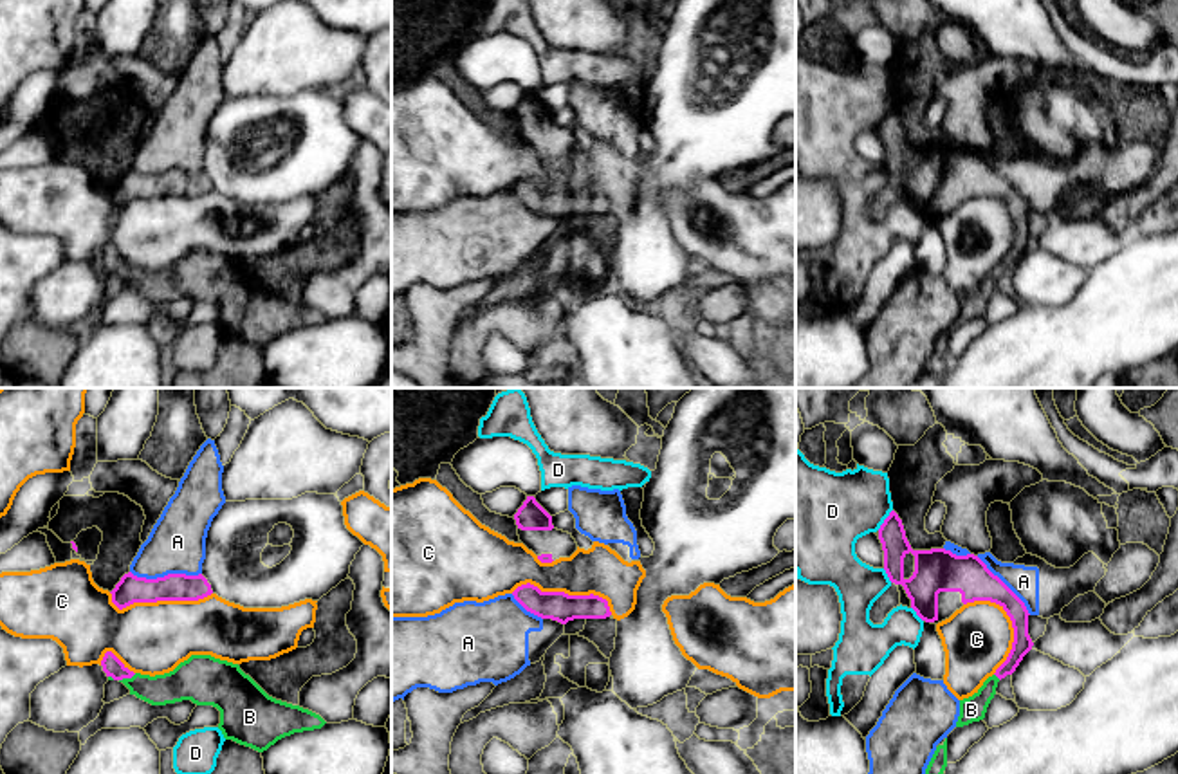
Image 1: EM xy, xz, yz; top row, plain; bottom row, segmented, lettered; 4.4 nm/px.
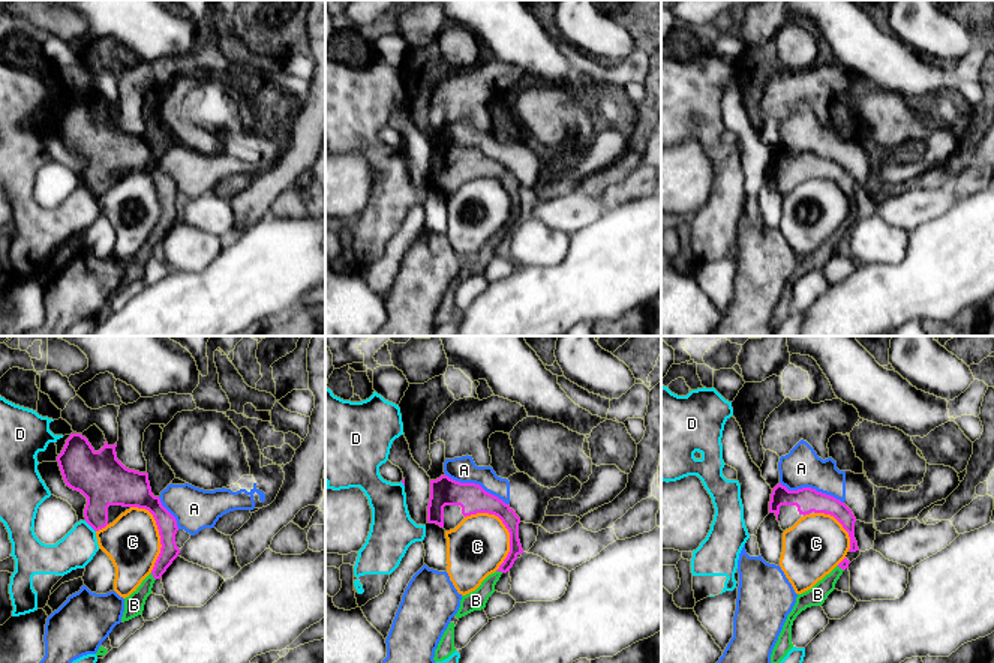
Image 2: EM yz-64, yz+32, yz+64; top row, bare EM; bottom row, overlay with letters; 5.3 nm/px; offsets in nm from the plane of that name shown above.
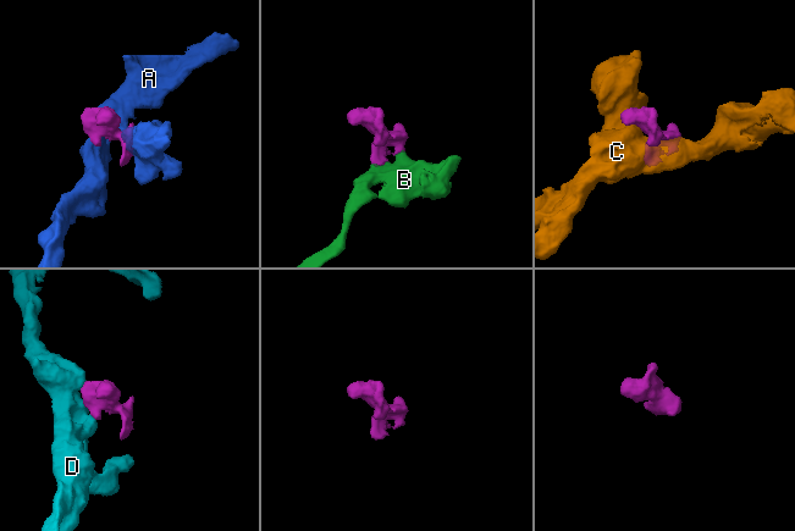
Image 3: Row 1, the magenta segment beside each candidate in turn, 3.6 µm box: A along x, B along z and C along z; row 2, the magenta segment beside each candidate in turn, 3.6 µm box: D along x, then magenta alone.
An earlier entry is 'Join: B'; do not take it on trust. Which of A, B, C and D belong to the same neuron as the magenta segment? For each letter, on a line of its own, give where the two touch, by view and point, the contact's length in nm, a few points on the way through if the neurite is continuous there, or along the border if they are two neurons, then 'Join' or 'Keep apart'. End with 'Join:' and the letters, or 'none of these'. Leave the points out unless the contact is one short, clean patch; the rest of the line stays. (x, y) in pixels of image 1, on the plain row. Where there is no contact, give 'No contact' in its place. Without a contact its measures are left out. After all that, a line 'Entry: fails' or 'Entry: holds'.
A: Touches magenta at xy (166, 172). Shared border 320 nm. Keep apart
B: Touches magenta at xy (127, 273). Shared border 90 nm. Path across: xy (112, 262), (127, 273), (138, 280), (183, 278). Join
C: Touches magenta at xy (157, 195). Shared border 460 nm. Keep apart
D: Touches magenta at yz (884, 116). Shared border 120 nm. Keep apart
Join: B
Entry: holds

